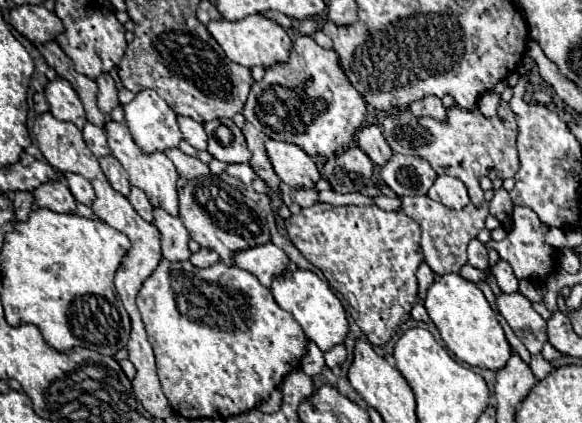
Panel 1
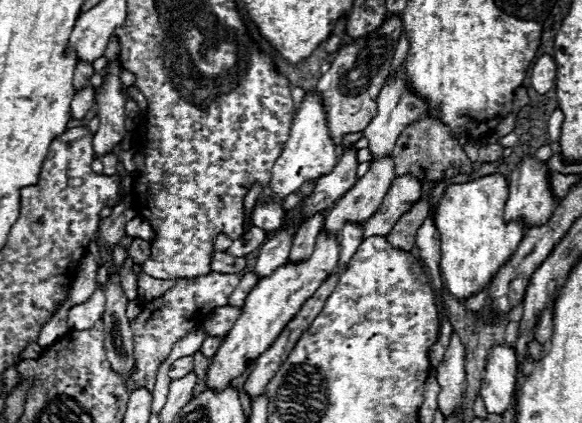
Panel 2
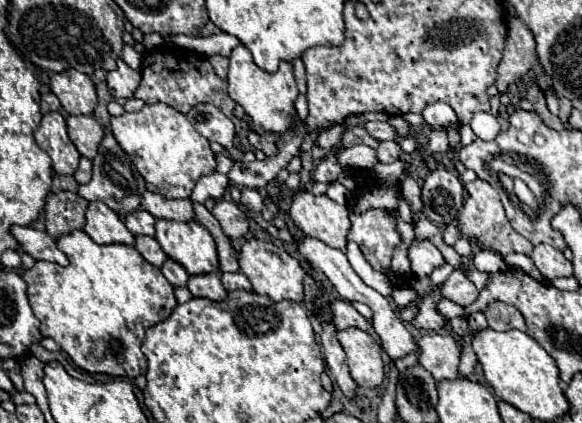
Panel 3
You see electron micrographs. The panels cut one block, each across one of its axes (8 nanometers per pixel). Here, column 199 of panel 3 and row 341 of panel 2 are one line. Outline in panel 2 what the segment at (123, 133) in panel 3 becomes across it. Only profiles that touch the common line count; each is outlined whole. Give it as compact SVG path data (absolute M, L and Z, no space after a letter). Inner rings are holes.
M218 272L178 280L176 286L172 286L160 298L154 298L142 306L140 314L134 320L130 320L134 360L138 360L138 364L134 364L132 376L126 382L130 390L138 388L150 388L150 392L154 390L156 372L160 364L170 356L174 344L182 340L190 330L194 330L214 308L228 304L230 294L238 288L238 282L234 280L240 280L238 274L218 274Z

